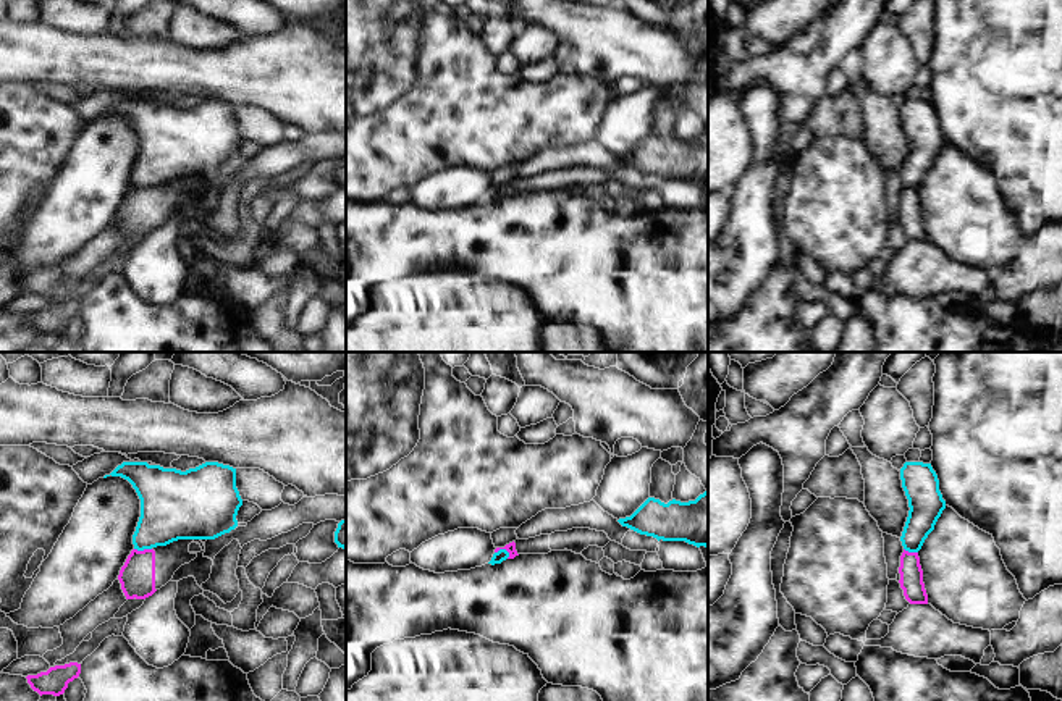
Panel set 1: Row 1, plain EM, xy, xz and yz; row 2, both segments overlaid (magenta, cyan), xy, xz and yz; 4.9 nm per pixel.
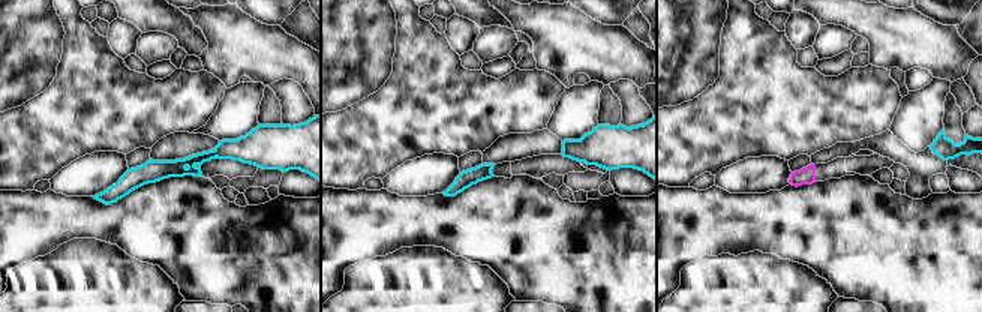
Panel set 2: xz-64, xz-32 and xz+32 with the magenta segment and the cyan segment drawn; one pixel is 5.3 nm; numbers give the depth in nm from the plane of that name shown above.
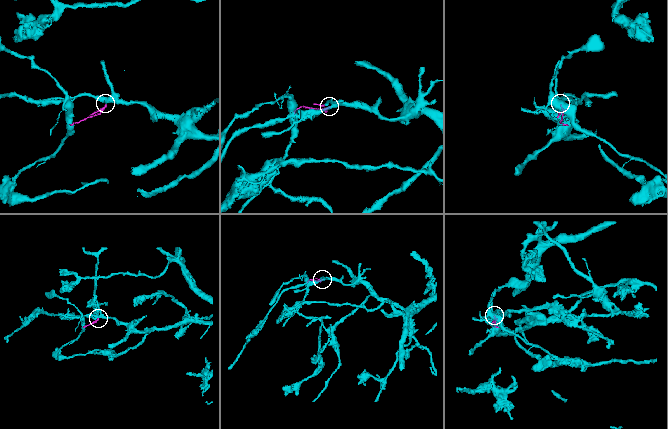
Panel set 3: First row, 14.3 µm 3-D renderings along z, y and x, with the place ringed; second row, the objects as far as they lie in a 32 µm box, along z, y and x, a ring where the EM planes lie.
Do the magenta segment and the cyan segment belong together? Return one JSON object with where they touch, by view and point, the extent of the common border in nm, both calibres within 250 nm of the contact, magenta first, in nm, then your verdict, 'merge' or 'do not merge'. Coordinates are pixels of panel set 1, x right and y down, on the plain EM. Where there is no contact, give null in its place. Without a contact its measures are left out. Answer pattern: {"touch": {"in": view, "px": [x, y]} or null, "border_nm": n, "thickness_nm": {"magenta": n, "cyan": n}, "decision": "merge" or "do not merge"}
{"touch": {"in": "xz", "px": [503, 186]}, "border_nm": 80, "thickness_nm": {"magenta": 50, "cyan": 60}, "decision": "do not merge"}

